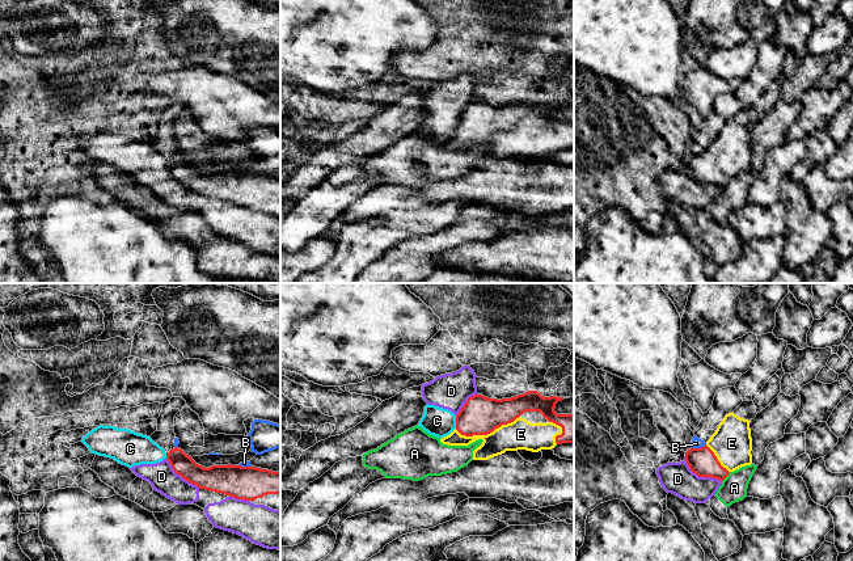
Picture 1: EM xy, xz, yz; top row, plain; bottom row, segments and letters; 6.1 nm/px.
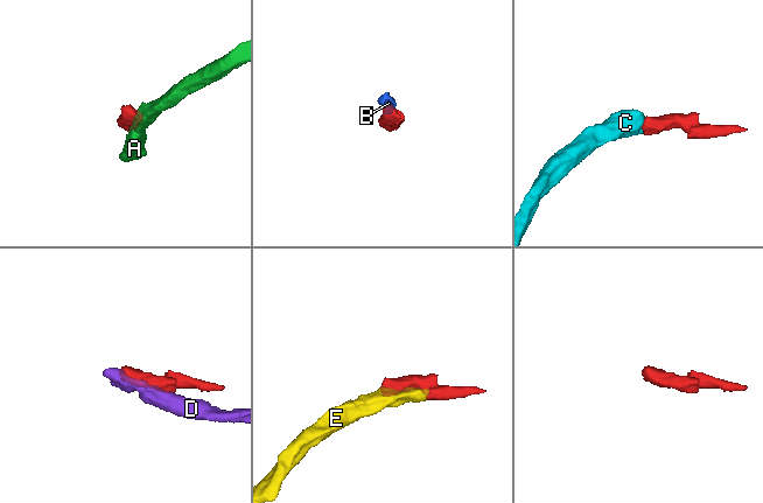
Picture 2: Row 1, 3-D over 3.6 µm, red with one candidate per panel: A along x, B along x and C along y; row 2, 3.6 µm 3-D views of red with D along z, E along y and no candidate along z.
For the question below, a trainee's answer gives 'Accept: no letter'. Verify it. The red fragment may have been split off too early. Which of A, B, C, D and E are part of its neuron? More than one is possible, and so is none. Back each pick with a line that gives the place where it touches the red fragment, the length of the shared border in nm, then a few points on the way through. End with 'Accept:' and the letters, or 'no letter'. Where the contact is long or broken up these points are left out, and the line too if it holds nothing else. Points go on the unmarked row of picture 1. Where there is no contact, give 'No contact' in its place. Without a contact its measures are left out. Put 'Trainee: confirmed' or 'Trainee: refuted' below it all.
E: Touches red at xz (486, 140). Shared border 400 nm
Accept: E
Trainee: refuted

